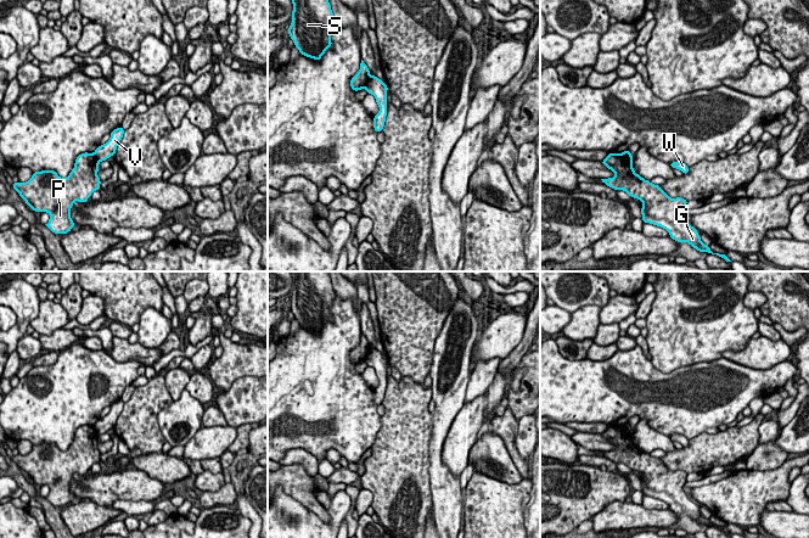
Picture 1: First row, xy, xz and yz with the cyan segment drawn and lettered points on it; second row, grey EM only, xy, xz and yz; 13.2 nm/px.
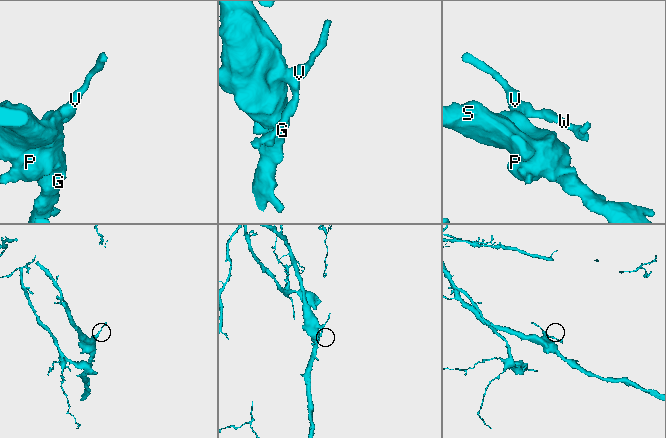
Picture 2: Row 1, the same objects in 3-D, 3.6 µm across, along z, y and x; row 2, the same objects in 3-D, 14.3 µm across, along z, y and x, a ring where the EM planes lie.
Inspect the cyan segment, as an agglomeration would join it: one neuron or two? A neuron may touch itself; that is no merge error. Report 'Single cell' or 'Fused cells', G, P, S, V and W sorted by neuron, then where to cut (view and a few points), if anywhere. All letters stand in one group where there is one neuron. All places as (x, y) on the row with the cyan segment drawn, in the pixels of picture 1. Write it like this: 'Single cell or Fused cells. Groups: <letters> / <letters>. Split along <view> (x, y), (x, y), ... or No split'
Fused cells. Groups: G P S / V W. Split along xz (370, 76), (364, 88)

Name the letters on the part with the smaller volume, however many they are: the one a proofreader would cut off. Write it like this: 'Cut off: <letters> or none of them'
Cut off: V, W

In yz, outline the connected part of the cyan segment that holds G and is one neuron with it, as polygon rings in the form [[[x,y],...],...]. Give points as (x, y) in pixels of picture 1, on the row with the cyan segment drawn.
[[[609,152],[608,156],[607,156],[603,161],[601,161],[601,162],[602,162],[603,166],[606,166],[608,169],[611,169],[611,170],[616,174],[614,178],[601,179],[602,183],[605,183],[607,186],[609,186],[609,187],[612,187],[612,189],[614,189],[614,190],[623,190],[623,191],[625,191],[629,196],[640,200],[640,201],[642,202],[642,208],[640,209],[640,212],[641,212],[641,214],[642,214],[642,222],[644,222],[644,223],[650,223],[650,224],[653,224],[653,225],[657,225],[657,226],[661,226],[661,228],[665,229],[665,230],[669,232],[669,235],[670,235],[670,237],[672,237],[673,240],[675,240],[676,242],[682,242],[682,241],[684,241],[684,242],[687,242],[689,245],[691,245],[693,248],[696,248],[696,250],[700,251],[701,253],[702,253],[702,252],[708,252],[708,253],[717,254],[717,256],[721,257],[721,258],[725,259],[726,262],[731,262],[725,254],[713,253],[713,252],[710,251],[709,246],[704,245],[704,243],[701,241],[701,237],[700,237],[700,234],[697,232],[697,230],[696,230],[693,226],[691,226],[691,225],[689,224],[689,222],[685,220],[685,218],[684,218],[684,212],[686,211],[686,204],[687,204],[687,201],[686,201],[685,198],[681,198],[681,197],[672,198],[672,197],[669,197],[669,196],[661,189],[661,186],[654,185],[654,184],[652,184],[650,180],[645,180],[644,178],[641,178],[641,176],[640,176],[639,174],[636,174],[635,170],[633,169],[633,162],[631,162],[628,157],[624,157],[622,153],[612,153],[612,152]]]

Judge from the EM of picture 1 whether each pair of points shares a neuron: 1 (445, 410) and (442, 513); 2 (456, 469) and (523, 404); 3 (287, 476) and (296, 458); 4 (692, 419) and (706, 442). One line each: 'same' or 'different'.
1: same
2: different
3: different
4: different

